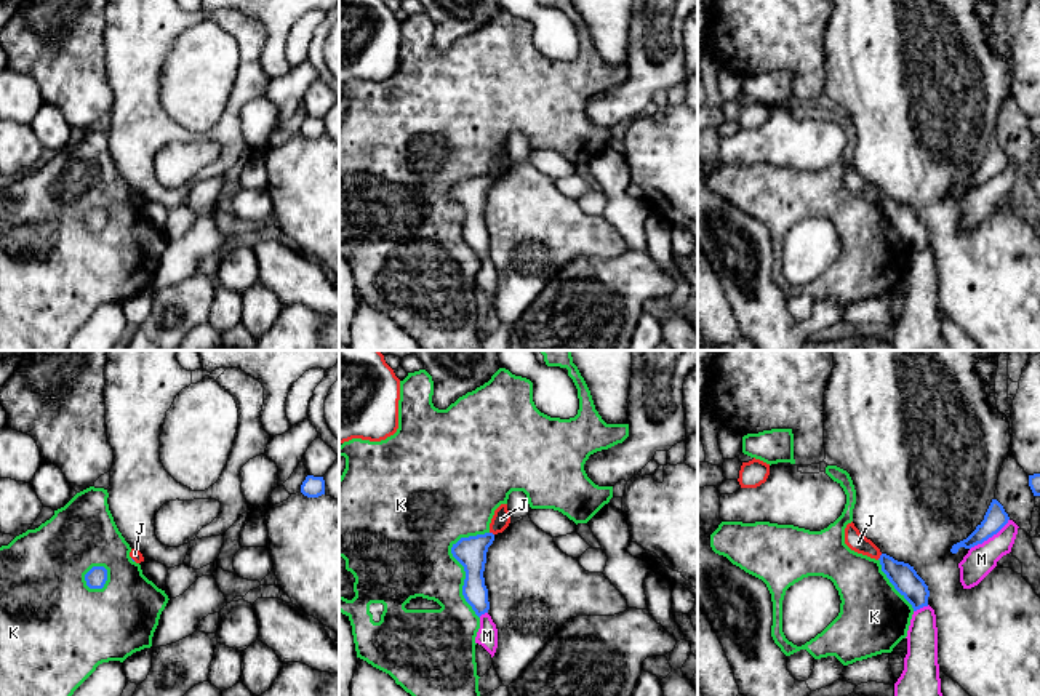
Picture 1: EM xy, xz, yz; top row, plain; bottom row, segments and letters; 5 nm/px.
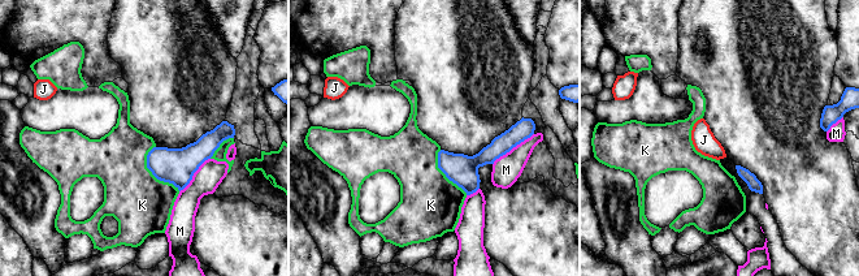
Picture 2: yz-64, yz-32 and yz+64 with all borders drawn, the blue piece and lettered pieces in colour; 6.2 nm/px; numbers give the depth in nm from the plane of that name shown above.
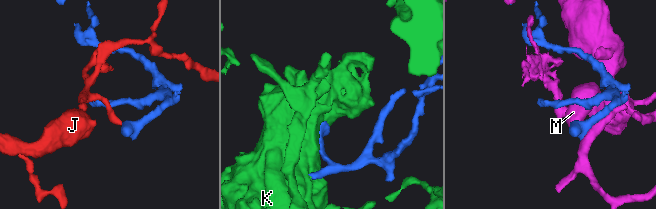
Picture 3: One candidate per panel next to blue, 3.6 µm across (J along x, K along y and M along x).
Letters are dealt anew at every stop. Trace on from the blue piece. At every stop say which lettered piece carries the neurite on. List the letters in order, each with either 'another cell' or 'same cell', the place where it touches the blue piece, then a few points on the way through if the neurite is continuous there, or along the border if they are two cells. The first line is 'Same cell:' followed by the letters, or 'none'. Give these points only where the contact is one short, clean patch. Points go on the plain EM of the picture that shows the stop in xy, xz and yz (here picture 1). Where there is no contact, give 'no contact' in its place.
Same cell: none
J: another cell; meets blue in yz at (880, 199); border along yz (882, 196), (877, 200)
K: another cell; meets blue in xz at (461, 205)
M: another cell; meets blue in yz at (989, 178)

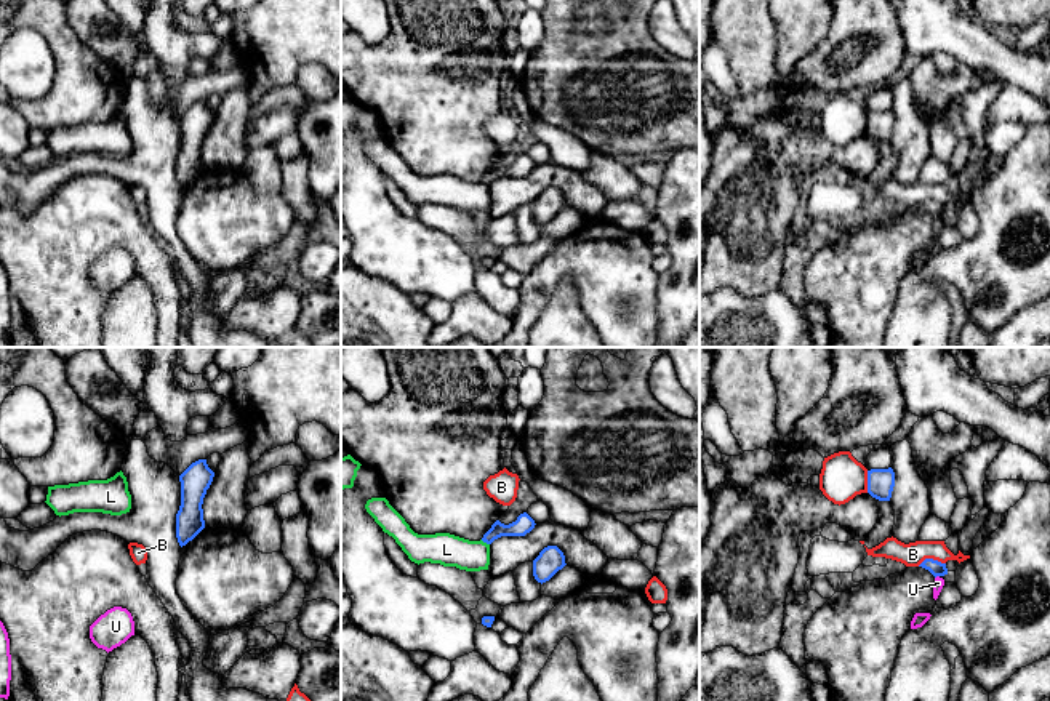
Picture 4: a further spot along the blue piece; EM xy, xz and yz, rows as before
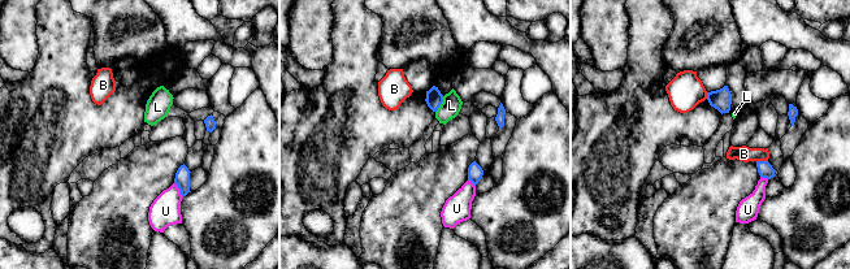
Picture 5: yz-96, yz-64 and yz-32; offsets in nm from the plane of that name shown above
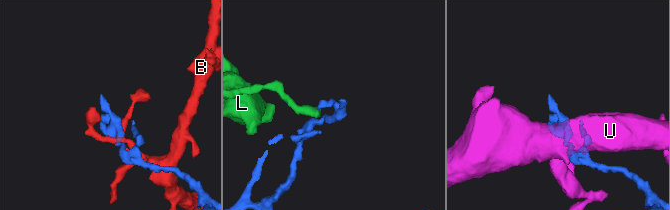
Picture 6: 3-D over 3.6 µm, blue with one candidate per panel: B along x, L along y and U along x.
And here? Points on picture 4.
Same cell: none
B: another cell; meets blue in yz at (930, 200)
L: another cell; meets blue in xz at (485, 183); border along xz (480, 181), (488, 186)
U: another cell; meets blue in yz at (937, 216); border along yz (938, 216), (935, 220)

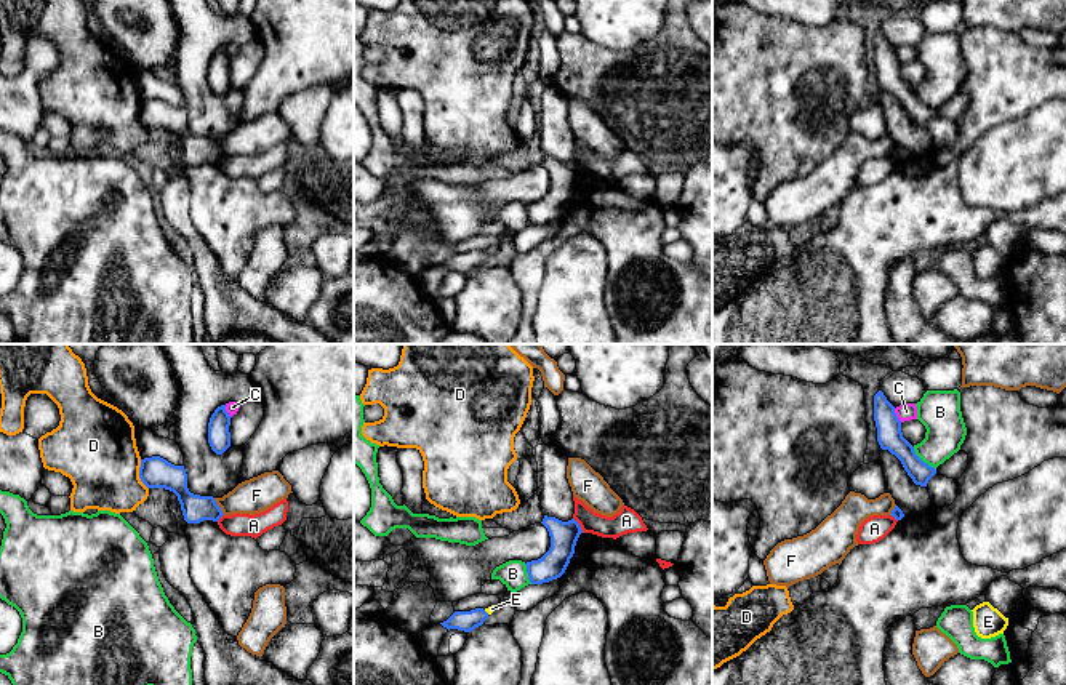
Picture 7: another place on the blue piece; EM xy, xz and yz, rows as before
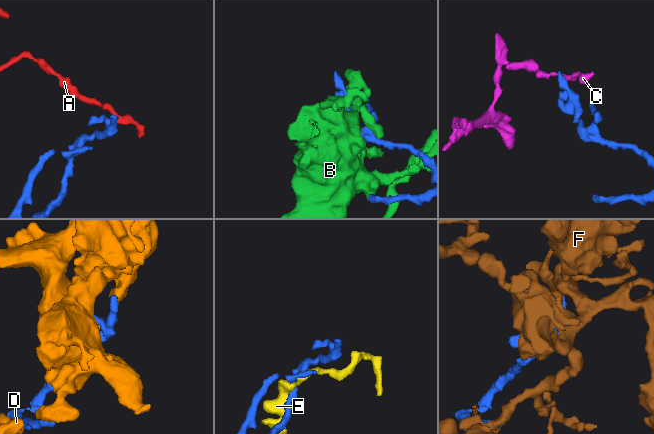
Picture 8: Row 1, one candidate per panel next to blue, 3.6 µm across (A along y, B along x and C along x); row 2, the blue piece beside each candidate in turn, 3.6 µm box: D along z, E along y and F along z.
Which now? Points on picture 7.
Same cell: none
A: another cell; meets blue in xz at (578, 167); border along xz (573, 159), (583, 173)
B: another cell; meets blue in yz at (921, 101)
C: another cell; meets blue in yz at (895, 56); border along yz (893, 50), (901, 63)
D: another cell; meets blue in xy at (140, 116)
E: another cell; meets blue in xz at (485, 253)
F: another cell; meets blue in xy at (218, 148)

